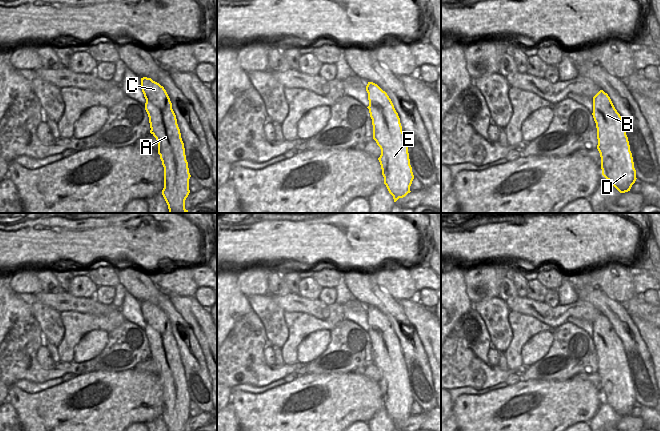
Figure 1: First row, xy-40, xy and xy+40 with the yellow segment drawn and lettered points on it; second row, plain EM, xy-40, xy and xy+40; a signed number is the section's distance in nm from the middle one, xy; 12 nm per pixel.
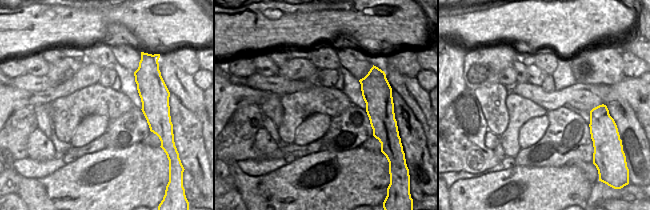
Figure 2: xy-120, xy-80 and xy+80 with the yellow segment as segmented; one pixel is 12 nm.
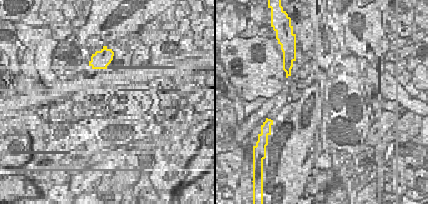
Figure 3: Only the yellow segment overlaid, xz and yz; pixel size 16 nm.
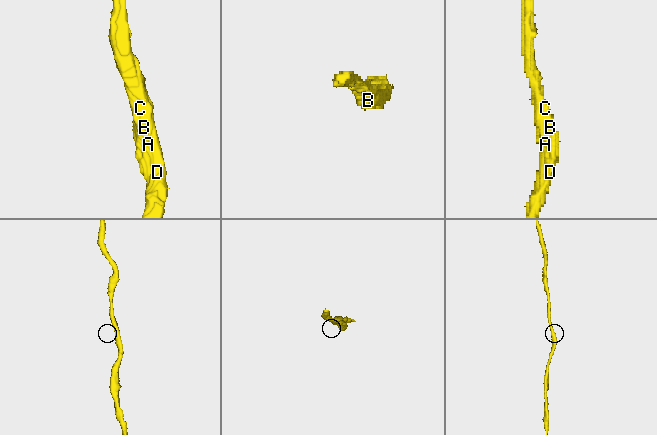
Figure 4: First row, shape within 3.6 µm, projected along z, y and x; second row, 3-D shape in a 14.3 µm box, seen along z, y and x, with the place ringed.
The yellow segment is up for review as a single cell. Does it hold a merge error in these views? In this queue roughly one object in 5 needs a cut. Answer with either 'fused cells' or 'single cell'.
single cell

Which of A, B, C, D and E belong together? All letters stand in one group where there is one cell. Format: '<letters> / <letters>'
A B C D E

